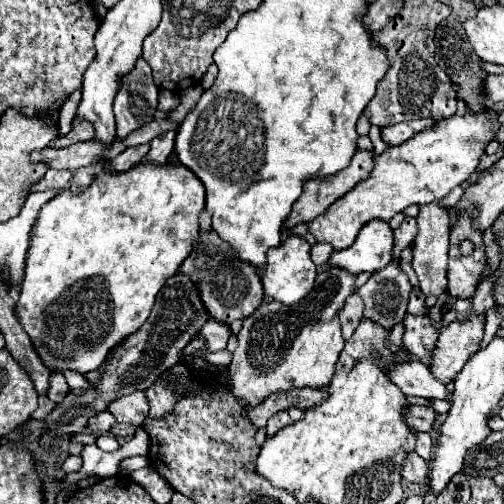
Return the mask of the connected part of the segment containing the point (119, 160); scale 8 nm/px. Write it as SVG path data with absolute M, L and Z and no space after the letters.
M140 144L136 148L126 148L114 160L110 160L110 166L108 168L112 172L128 172L130 168L134 168L142 160L142 156L148 152L148 148L150 148L148 144Z

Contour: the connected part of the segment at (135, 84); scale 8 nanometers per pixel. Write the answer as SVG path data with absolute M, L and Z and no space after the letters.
M138 58L134 70L124 78L114 100L118 138L150 124L158 110L158 88L152 82L150 66Z

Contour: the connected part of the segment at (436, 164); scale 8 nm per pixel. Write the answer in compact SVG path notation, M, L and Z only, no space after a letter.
M488 108L488 112L480 114L464 114L452 116L450 120L438 120L432 128L422 130L406 144L382 152L374 160L374 168L366 180L360 180L322 216L316 216L312 222L308 222L310 232L318 242L328 242L334 246L334 250L342 250L356 240L356 234L366 222L390 222L394 214L404 212L412 204L422 206L444 198L452 188L470 180L488 142L496 138L498 128L500 122L494 108Z

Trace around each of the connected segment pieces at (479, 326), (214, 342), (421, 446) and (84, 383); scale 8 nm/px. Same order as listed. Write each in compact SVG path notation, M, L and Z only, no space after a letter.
M470 316L466 322L452 322L440 330L434 346L434 356L428 368L436 380L448 384L464 368L468 358L478 352L478 344L484 336L486 316Z
M212 318L206 322L206 330L200 332L200 336L204 336L206 342L208 342L208 352L224 350L230 334L232 334L232 332L230 332L230 326L220 324L220 322L212 320Z
M416 432L416 454L420 454L424 460L432 458L432 438L430 434L424 432Z
M65 370L63 375L71 390L90 390L91 386L84 375L78 374L71 370Z

